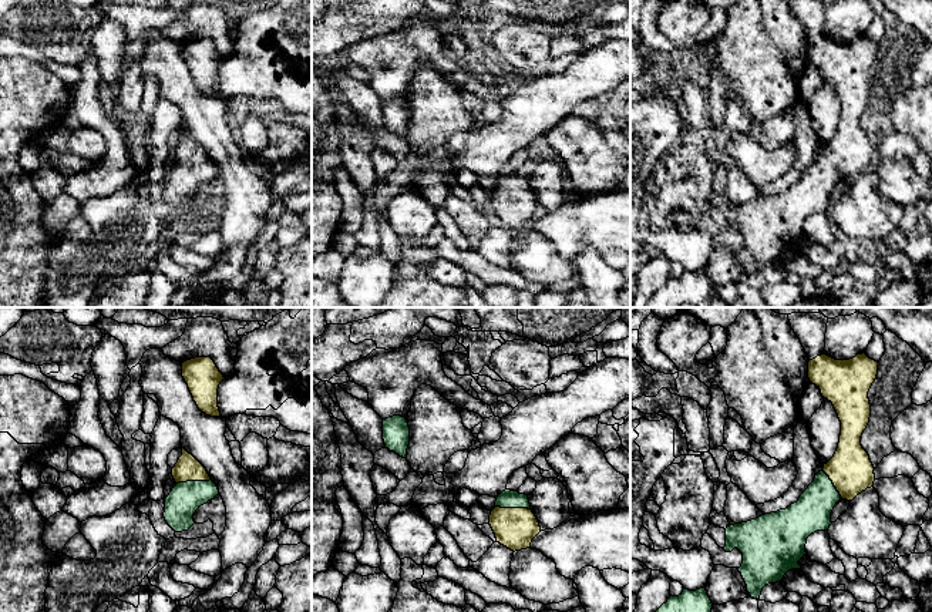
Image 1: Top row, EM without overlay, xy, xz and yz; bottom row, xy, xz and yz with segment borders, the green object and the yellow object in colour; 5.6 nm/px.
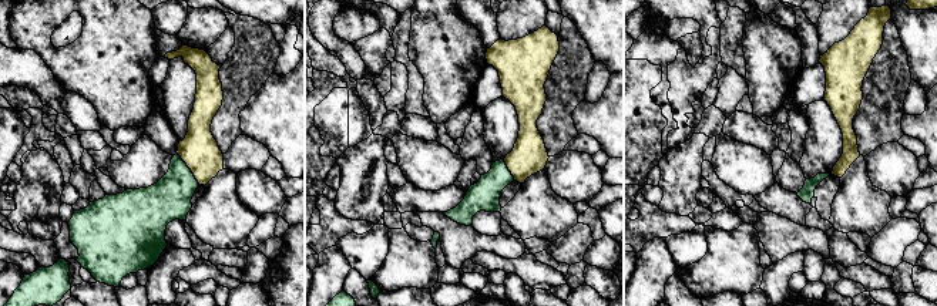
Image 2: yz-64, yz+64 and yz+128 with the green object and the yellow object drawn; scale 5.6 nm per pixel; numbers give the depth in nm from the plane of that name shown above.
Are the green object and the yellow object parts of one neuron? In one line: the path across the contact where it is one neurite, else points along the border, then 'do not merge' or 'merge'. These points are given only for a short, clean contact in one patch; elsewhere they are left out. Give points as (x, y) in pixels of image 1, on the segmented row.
across xz (507, 498), (512, 507), (515, 528) | merge

